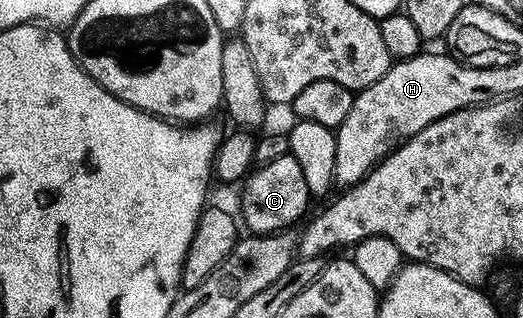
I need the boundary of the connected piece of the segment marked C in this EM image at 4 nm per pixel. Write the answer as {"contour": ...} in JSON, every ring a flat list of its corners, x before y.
{"contour":[[286,155,261,165,245,181,245,188,240,220,247,233,255,236,276,236,290,230,293,224,301,225,307,219,306,211,310,208,312,197,308,190,308,181,304,178,304,170,300,170,300,162,296,162,294,156]]}

